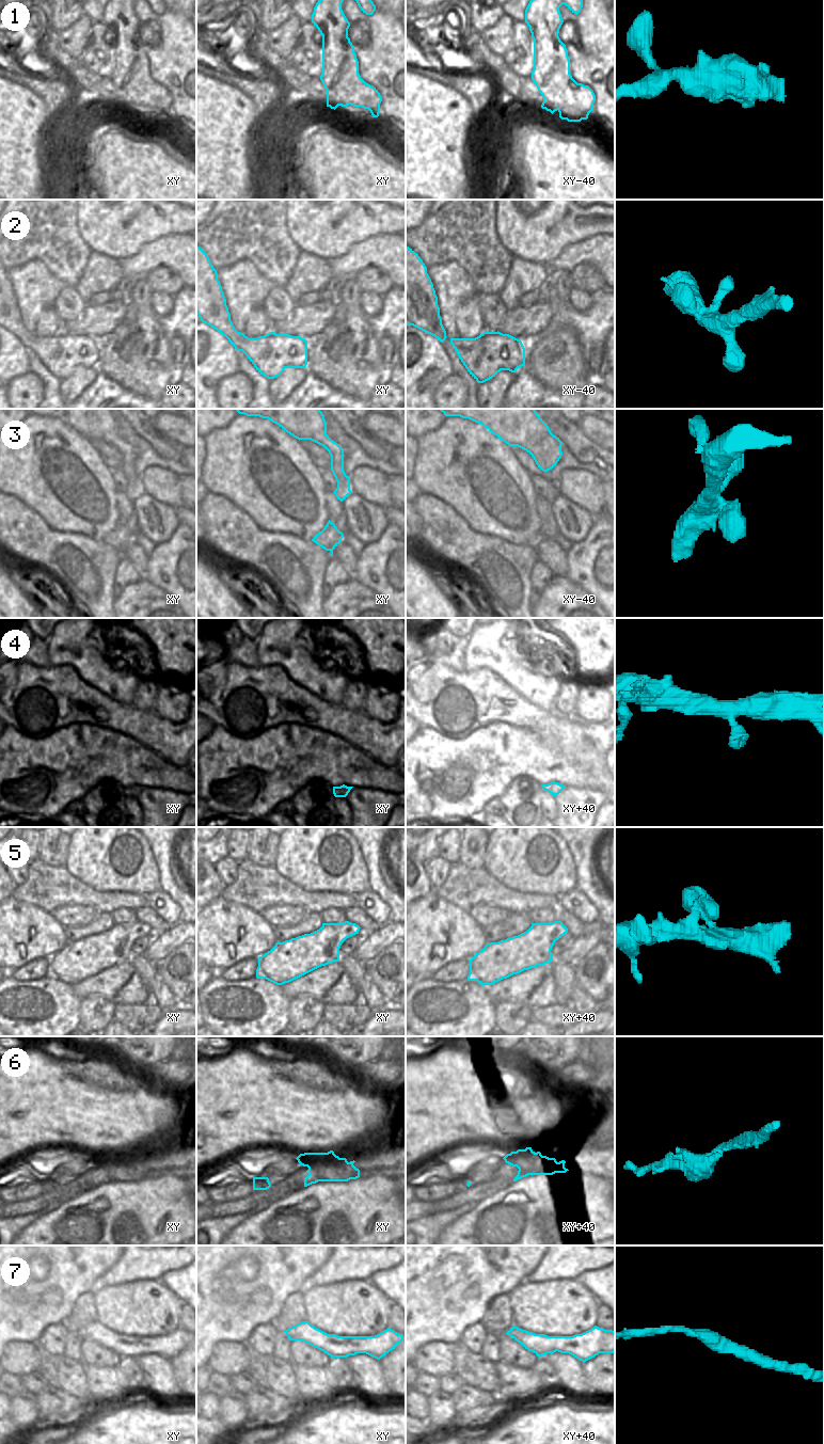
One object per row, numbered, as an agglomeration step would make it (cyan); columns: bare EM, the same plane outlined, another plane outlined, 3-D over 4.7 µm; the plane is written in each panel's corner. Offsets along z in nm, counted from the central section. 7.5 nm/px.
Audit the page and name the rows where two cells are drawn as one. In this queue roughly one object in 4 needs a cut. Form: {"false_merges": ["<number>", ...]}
{"false_merges": []}

